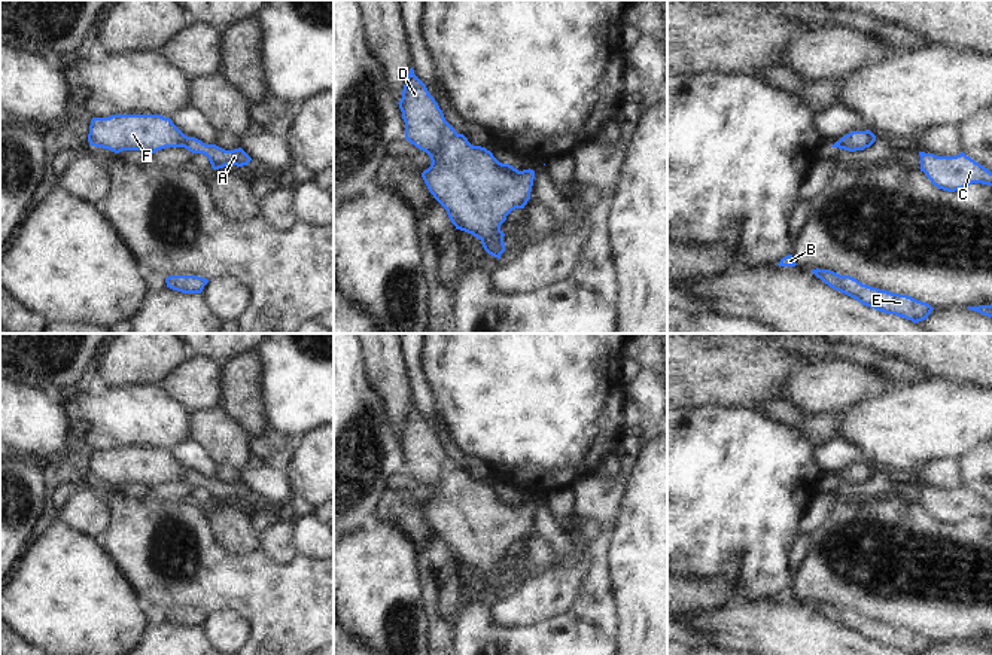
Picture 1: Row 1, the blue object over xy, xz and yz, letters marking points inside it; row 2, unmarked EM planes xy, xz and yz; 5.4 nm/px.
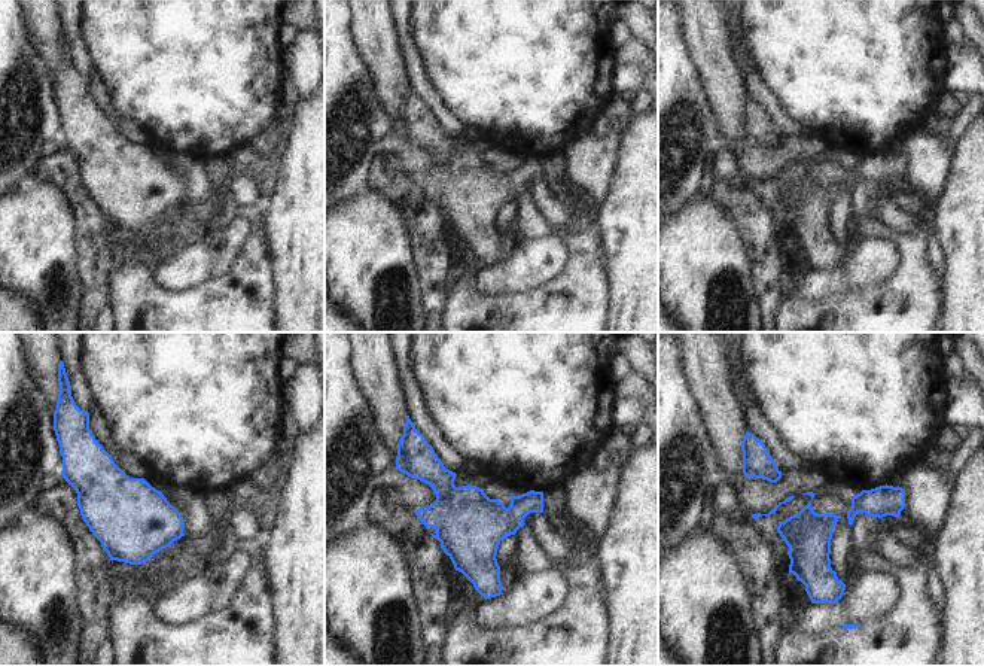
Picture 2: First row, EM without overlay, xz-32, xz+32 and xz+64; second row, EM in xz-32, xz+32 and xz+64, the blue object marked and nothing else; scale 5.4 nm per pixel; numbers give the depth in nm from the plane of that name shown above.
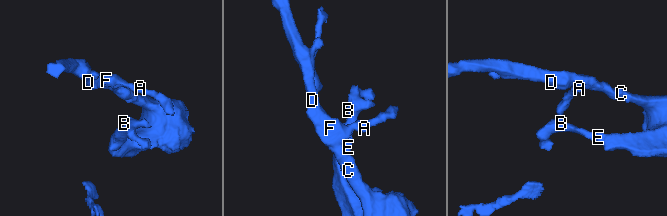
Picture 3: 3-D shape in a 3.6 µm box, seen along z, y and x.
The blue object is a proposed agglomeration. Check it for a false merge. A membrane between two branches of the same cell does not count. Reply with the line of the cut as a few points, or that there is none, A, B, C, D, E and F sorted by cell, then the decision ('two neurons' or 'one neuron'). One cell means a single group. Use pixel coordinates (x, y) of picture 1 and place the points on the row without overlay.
no cut | A B C D E F | one neuron

